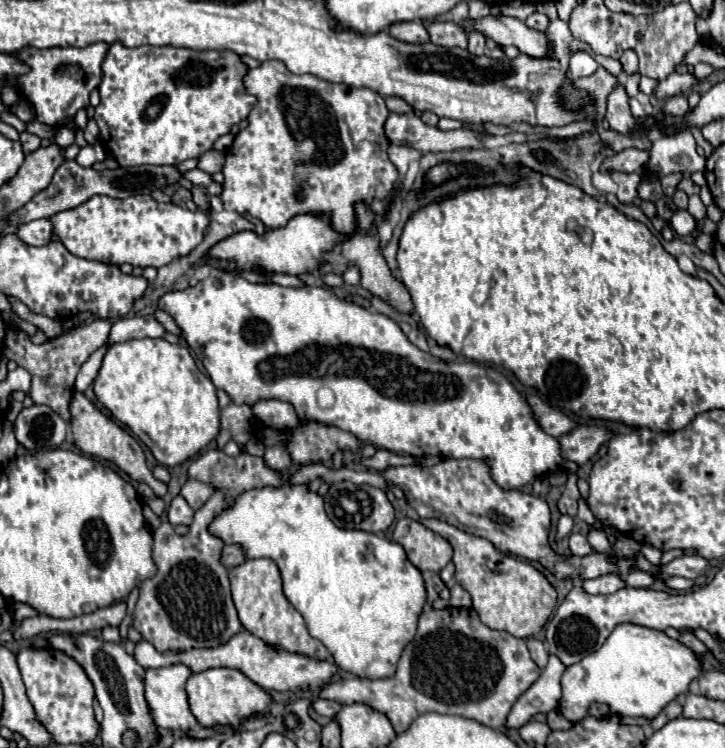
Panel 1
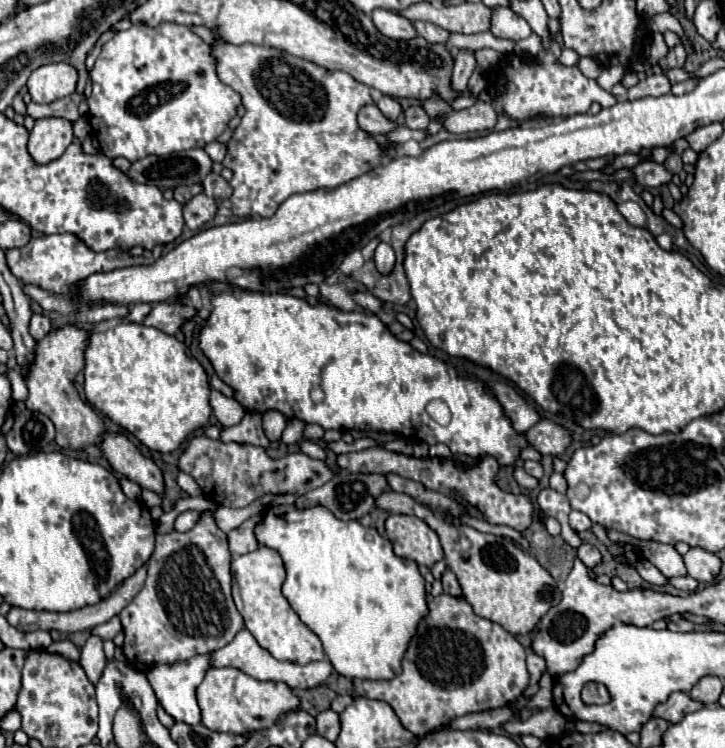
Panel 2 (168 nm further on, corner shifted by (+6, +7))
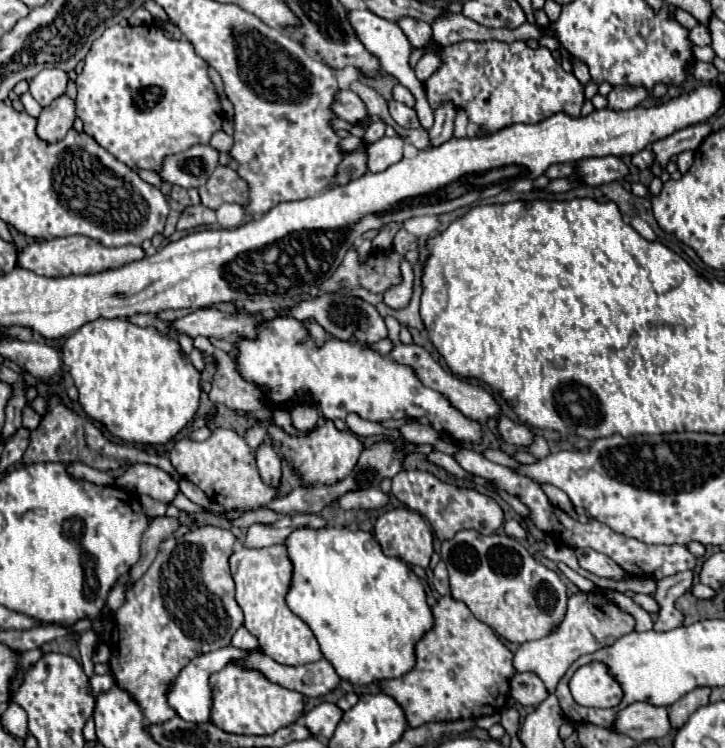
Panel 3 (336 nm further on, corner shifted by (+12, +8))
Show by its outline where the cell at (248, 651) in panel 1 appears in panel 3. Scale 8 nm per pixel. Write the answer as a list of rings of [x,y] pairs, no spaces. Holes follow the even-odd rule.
[[[240,627],[240,629],[234,633],[234,637],[232,637],[232,645],[234,645],[236,649],[242,649],[242,651],[248,653],[244,659],[240,659],[240,661],[232,661],[234,665],[238,665],[238,667],[242,667],[242,669],[256,669],[256,671],[260,671],[266,679],[270,679],[272,683],[282,685],[282,687],[292,689],[292,691],[298,691],[298,693],[302,693],[302,695],[308,695],[308,697],[320,697],[320,695],[330,693],[330,691],[340,683],[340,677],[336,675],[334,667],[332,667],[326,659],[320,659],[320,661],[314,661],[314,663],[308,663],[308,665],[300,665],[300,667],[288,667],[288,665],[280,665],[280,663],[276,663],[272,657],[268,657],[268,655],[264,655],[264,653],[260,651],[260,645],[258,645],[256,637],[250,635],[244,627]]]

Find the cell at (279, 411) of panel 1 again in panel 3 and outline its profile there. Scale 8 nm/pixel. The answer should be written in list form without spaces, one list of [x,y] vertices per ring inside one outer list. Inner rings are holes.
[[[262,443],[256,451],[256,459],[258,459],[258,471],[260,471],[260,477],[266,481],[266,483],[280,483],[280,457],[278,453],[274,451],[272,443]]]

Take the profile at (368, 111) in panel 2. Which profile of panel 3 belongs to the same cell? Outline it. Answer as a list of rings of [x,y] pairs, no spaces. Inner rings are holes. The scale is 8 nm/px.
[[[342,89],[340,95],[336,95],[336,103],[332,105],[332,109],[336,111],[336,115],[344,121],[350,123],[364,123],[368,119],[368,109],[362,103],[362,99],[350,91],[350,89]]]

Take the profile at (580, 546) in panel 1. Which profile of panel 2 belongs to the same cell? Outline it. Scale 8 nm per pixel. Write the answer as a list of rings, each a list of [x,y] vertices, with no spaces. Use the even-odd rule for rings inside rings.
[[[582,544],[580,550],[578,550],[578,556],[580,556],[580,560],[582,560],[588,568],[594,568],[594,566],[602,564],[602,554],[600,554],[598,548],[594,548],[592,544]]]

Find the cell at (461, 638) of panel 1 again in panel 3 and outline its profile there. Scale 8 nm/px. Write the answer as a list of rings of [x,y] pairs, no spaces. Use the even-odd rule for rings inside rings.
[[[444,595],[432,607],[434,627],[424,633],[424,637],[416,643],[416,665],[398,679],[380,681],[380,691],[390,695],[404,711],[410,727],[420,727],[424,723],[438,721],[458,721],[458,719],[478,719],[484,715],[494,715],[502,711],[502,707],[510,699],[510,679],[516,675],[512,663],[512,651],[498,639],[494,629],[482,621],[478,621],[470,609],[454,601],[450,595]]]

